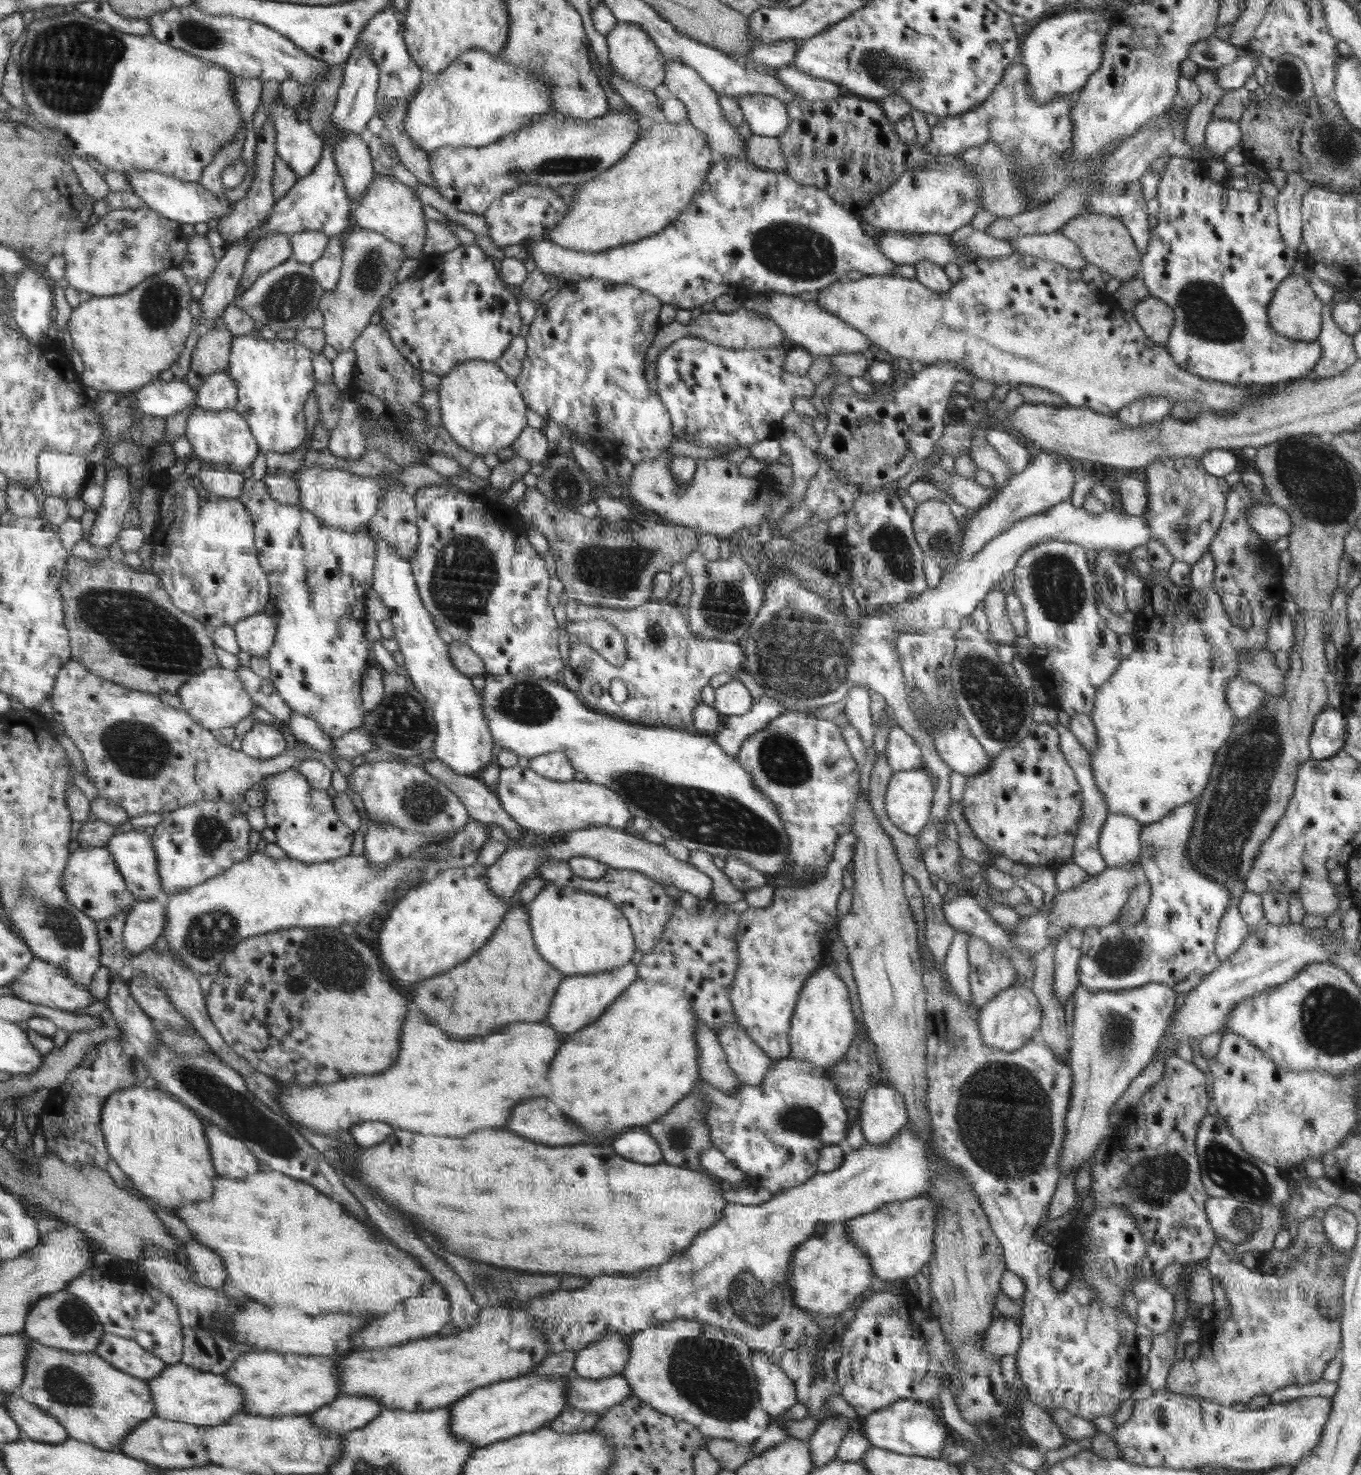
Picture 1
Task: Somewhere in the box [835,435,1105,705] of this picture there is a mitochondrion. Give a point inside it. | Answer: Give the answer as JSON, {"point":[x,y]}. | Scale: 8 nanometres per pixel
{"point":[1056,583]}

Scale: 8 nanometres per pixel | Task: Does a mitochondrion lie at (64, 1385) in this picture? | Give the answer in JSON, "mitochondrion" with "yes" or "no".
{"mitochondrion":"yes"}

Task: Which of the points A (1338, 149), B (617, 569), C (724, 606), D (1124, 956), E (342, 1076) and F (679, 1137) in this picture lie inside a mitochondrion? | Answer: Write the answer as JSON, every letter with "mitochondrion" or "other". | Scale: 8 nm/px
{"A":"mitochondrion","B":"mitochondrion","C":"mitochondrion","D":"mitochondrion","E":"other","F":"mitochondrion"}

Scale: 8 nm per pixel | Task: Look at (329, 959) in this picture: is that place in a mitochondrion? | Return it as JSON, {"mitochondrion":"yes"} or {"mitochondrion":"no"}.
{"mitochondrion":"yes"}

